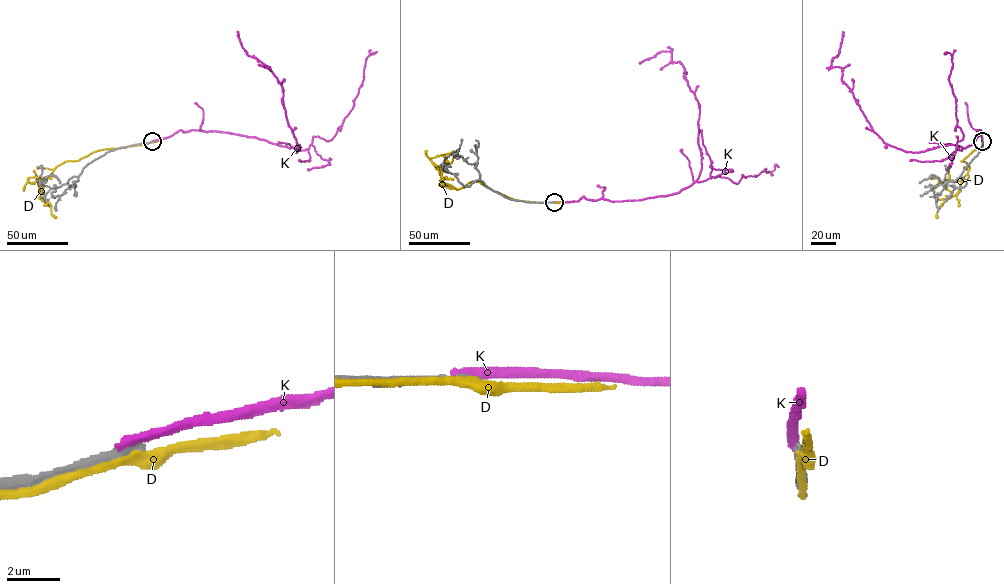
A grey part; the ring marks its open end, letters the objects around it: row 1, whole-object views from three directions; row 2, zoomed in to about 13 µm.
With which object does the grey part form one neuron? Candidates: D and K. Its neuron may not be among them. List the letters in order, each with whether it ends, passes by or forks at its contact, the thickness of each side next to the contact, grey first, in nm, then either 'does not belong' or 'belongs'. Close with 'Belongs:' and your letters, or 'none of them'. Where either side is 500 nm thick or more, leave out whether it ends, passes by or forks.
D: it passes by; 320 nm thick on the grey side, 280 nm on the other; does not belong
K: it ends there; 360 nm thick on the grey side, 400 nm on the other; does not belong
Belongs: none of them

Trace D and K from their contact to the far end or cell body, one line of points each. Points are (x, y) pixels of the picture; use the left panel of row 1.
D: (150, 142), (101, 149), (57, 166), (38, 183), (39, 198), (50, 204), (51, 213), (56, 217)
K: (151, 141), (181, 130), (220, 131), (298, 144), (297, 152), (282, 86), (247, 54), (237, 31)

